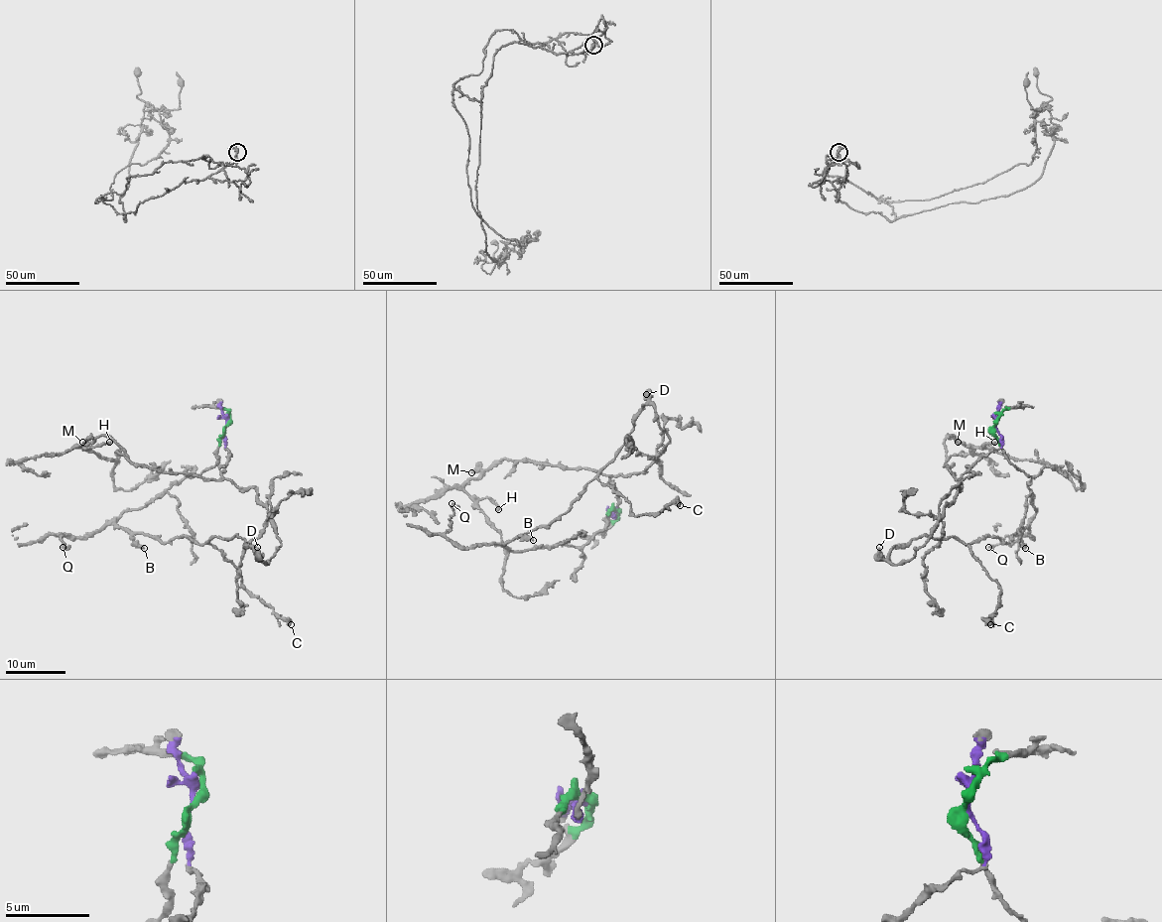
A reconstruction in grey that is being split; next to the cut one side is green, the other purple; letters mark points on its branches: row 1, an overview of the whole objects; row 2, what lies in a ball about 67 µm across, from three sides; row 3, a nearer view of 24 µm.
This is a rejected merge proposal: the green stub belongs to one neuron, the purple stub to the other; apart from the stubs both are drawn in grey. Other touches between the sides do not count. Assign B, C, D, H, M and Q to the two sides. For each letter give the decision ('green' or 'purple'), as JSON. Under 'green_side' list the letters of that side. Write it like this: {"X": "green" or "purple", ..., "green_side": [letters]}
{"B": "green", "C": "green", "D": "green", "H": "purple", "M": "purple", "Q": "green", "green_side": ["B", "C", "D", "Q"]}

